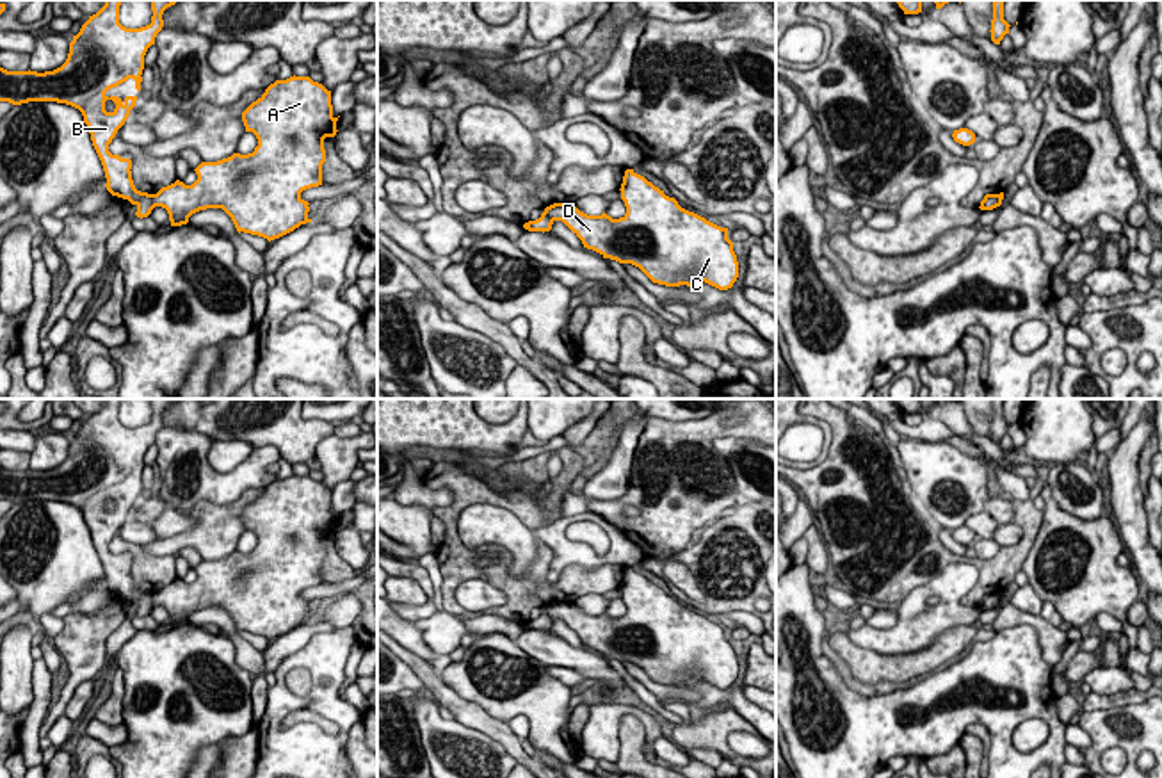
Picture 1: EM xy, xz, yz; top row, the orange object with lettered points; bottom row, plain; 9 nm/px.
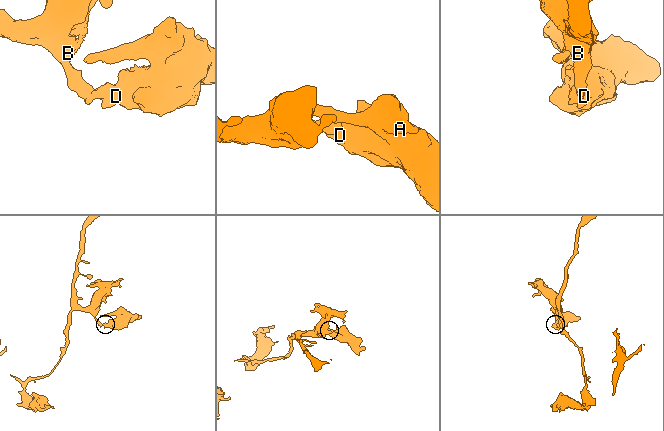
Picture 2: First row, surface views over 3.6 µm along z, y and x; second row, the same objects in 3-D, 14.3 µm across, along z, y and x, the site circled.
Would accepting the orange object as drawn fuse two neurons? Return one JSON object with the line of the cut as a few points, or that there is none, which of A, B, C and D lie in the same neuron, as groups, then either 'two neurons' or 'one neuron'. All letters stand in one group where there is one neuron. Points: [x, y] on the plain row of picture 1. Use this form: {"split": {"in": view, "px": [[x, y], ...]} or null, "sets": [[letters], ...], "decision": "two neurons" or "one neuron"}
{"split": {"in": "xy", "px": [[153, 593], [152, 606]]}, "sets": [["A", "C", "D"], ["B"]], "decision": "two neurons"}

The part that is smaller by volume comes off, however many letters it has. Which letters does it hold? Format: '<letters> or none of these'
A, C, D

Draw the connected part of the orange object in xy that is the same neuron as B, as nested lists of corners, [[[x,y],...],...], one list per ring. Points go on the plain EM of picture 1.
[[[123,399],[105,404],[82,424],[69,442],[66,461],[53,470],[7,470],[0,466],[0,500],[57,500],[78,507],[89,527],[93,545],[101,559],[107,589],[137,605],[137,616],[153,609],[153,593],[135,588],[132,559],[109,550],[109,543],[125,523],[137,495],[107,495],[105,491],[128,477],[141,490],[144,454],[164,425],[162,413],[180,399],[151,399],[151,422],[126,427],[119,422]]]

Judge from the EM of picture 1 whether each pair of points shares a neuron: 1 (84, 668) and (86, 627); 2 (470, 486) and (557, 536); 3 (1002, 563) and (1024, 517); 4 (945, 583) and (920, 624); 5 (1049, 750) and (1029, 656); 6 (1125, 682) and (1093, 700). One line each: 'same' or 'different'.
1: same
2: different
3: same
4: same
5: same
6: different

